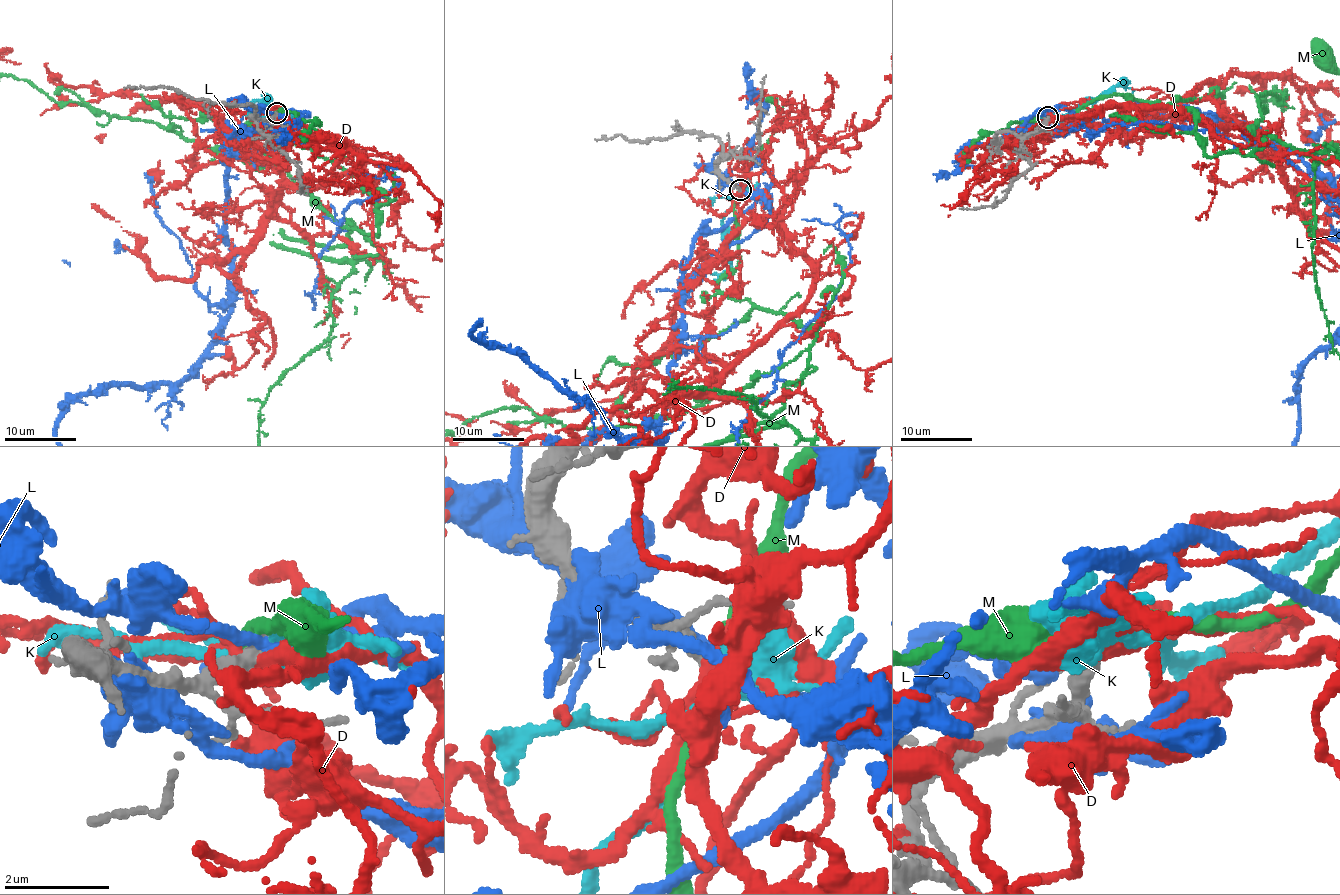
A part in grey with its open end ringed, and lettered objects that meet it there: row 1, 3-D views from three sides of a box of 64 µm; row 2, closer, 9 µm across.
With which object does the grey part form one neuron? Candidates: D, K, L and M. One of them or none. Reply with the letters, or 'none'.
none

